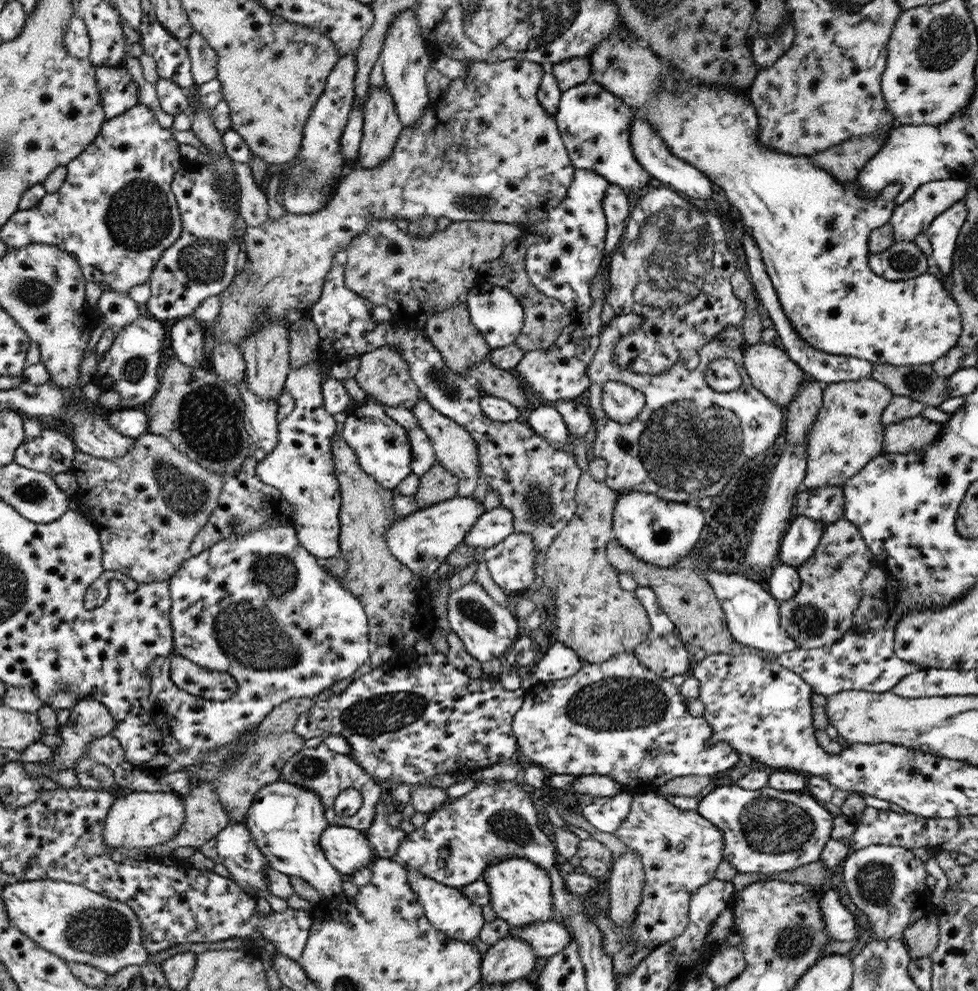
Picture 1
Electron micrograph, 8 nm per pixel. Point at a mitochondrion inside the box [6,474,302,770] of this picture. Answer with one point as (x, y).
(32, 493)

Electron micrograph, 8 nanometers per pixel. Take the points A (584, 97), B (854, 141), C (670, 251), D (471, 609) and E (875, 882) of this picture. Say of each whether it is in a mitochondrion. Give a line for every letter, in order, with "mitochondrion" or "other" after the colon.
A: other
B: other
C: mitochondrion
D: mitochondrion
E: mitochondrion

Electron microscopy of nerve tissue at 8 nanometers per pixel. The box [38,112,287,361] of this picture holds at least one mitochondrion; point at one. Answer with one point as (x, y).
(142, 218)

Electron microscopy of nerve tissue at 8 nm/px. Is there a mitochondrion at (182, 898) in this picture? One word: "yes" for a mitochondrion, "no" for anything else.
no

